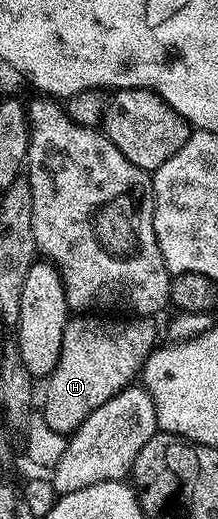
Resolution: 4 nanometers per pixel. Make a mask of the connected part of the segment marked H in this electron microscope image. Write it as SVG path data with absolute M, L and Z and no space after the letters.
M78 313L73 317L66 320L66 328L64 329L64 341L60 345L60 361L56 361L54 370L50 372L46 383L46 400L43 401L42 406L40 403L40 412L44 417L44 420L51 426L52 429L58 434L62 434L65 437L78 430L78 426L81 425L87 417L96 409L100 409L100 405L104 405L112 398L116 393L120 393L124 388L131 386L139 378L142 367L146 363L146 359L150 356L151 352L155 350L158 335L160 339L160 327L154 324L155 320L150 317L103 317L98 313Z

